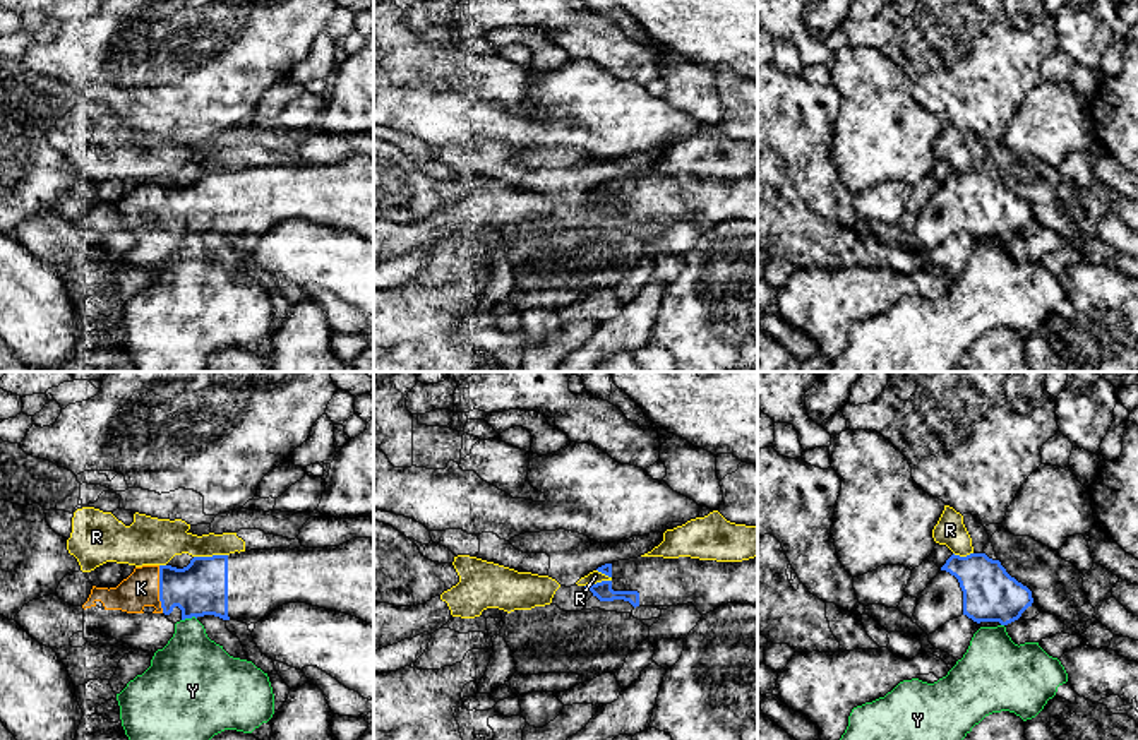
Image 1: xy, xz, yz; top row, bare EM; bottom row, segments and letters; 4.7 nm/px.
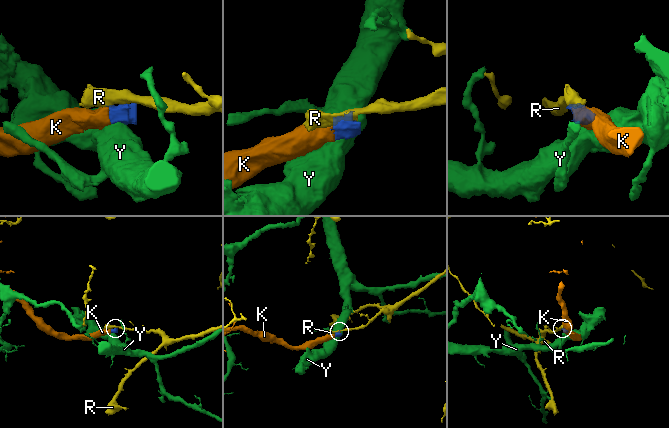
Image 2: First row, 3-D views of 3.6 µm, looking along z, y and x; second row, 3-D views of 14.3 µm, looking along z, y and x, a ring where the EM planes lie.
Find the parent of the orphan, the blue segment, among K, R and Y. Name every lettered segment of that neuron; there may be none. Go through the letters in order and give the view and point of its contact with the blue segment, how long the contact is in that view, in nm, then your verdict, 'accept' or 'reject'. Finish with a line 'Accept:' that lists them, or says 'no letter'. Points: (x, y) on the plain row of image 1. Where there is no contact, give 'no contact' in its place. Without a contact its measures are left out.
K: contact xy (160, 206); length 220 nm; accept
R: contact xz (597, 199); length 140 nm; reject
Y: contact xy (189, 233); length 70 nm; reject
Accept: K

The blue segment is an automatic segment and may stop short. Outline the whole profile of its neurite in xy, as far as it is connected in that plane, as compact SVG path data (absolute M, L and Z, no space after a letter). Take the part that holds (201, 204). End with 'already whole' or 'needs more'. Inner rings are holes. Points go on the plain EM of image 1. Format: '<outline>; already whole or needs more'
M353 154L339 163L324 164L271 164L250 166L230 171L194 173L183 185L171 182L142 182L123 195L117 204L93 202L82 224L96 223L101 218L105 226L122 226L127 230L144 230L146 223L154 223L153 230L165 230L173 240L192 235L214 231L223 236L238 236L247 242L257 240L274 226L288 219L307 219L331 228L356 233L367 240L374 238L374 156Z; needs more

